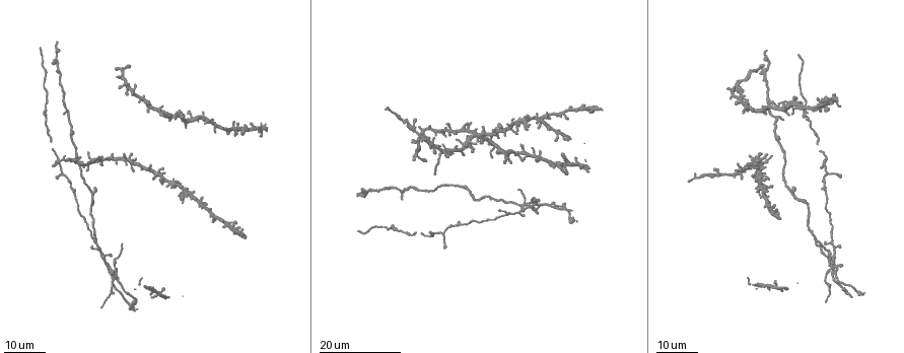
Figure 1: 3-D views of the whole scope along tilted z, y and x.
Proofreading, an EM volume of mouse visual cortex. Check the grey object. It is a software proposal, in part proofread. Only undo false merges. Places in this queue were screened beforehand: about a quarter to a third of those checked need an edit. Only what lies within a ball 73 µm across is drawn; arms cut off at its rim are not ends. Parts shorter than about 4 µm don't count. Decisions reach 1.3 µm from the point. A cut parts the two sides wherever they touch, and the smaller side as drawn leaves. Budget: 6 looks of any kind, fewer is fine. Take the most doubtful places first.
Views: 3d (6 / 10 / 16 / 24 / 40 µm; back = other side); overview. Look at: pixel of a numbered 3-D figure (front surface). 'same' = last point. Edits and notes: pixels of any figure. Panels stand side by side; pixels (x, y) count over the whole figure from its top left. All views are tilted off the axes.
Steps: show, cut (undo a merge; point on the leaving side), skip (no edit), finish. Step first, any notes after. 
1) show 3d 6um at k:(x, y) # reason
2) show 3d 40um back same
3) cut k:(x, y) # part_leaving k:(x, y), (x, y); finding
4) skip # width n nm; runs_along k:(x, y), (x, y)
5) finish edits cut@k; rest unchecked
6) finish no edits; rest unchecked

show 3d 16um at 1:(832, 267) # looks like a crossing

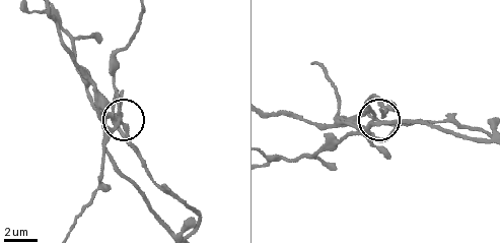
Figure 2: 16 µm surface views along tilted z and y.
show 3d 6um at 2:(376, 116)

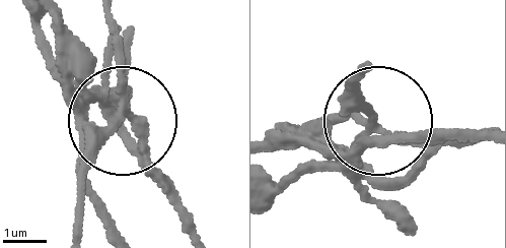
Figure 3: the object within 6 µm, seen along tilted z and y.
cut 3:(107, 133) # arms 4; part_leaving 3:(87, 95), (48, 17); two neurons meet here

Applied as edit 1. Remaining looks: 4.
show 3d 24um at 1:(440, 152) # looks like a crossing

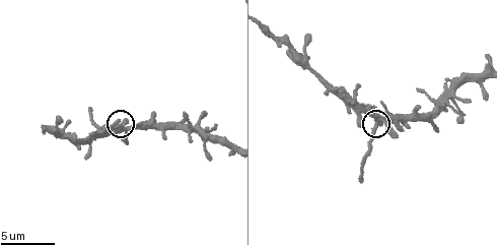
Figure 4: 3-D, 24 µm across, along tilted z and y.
show 3d 6um at 4:(377, 121) # zoom in

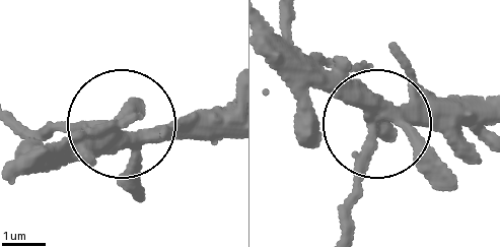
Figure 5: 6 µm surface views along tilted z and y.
cut 5:(360, 196) # arms 5; part_leaving 5:(366, 131), (351, 226); two neurons meet here

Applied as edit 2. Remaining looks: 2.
finish edits cut@3, cut@5; rest unchecked

